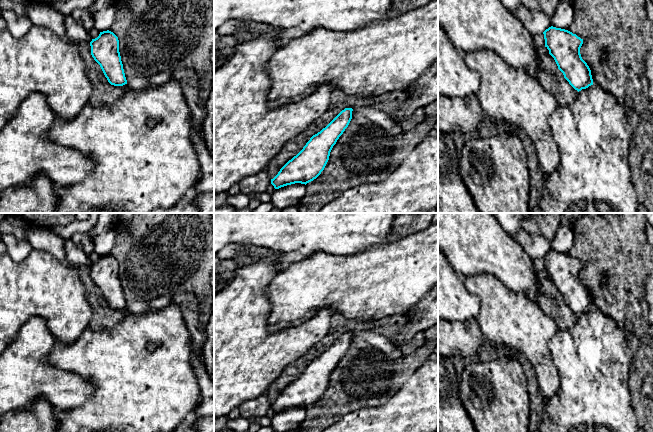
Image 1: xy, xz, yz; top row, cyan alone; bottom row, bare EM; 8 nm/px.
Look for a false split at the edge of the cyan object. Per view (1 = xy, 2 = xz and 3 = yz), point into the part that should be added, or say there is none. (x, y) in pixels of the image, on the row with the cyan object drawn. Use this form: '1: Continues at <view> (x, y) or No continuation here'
1: No continuation here
2: No continuation here
3: No continuation here

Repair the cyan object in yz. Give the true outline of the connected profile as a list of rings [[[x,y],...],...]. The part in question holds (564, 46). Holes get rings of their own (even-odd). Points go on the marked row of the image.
[[[553,26],[543,34],[545,47],[569,84],[578,92],[593,85],[591,70],[580,54],[583,39],[568,30]]]

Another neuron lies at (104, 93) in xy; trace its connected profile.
[[[71,42],[78,44],[79,53],[85,61],[86,72],[93,86],[93,92],[88,101],[92,107],[97,108],[111,104],[130,89],[127,84],[123,86],[114,86],[108,82],[100,65],[91,55],[91,46],[89,42]]]

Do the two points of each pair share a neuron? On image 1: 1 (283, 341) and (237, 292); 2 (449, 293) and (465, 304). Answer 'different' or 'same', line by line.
1: same
2: same

